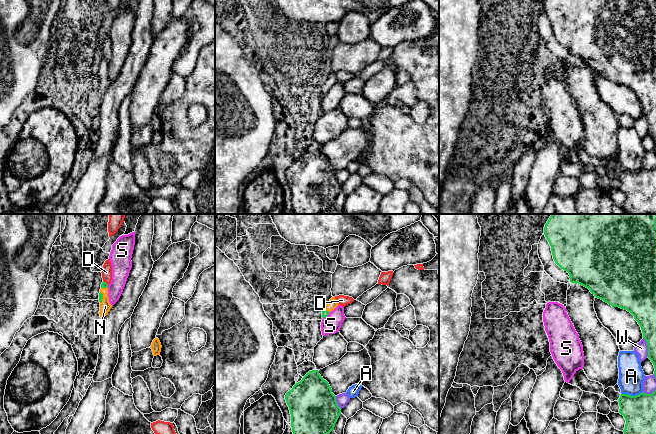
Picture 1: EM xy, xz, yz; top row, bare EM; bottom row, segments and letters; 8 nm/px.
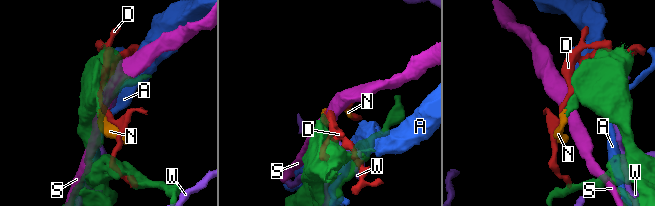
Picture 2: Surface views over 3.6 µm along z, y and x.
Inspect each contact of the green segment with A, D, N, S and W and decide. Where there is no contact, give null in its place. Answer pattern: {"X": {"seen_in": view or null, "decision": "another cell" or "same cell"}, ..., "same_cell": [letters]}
{"A": {"seen_in": "yz", "decision": "another cell"}, "D": {"seen_in": "xy", "decision": "another cell"}, "N": {"seen_in": "xy", "decision": "same cell"}, "S": {"seen_in": "xz", "decision": "another cell"}, "W": {"seen_in": "yz", "decision": "another cell"}, "same_cell": ["N"]}

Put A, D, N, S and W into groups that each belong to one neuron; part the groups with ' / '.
A / D / N / S / W

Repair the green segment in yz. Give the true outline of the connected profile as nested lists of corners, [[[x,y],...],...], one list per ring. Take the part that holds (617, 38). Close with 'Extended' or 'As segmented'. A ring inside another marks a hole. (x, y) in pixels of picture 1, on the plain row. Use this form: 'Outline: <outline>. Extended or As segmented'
Outline: [[[545,0],[544,11],[555,39],[569,49],[571,59],[588,64],[596,74],[634,92],[647,118],[656,153],[656,0]]]. As segmented

